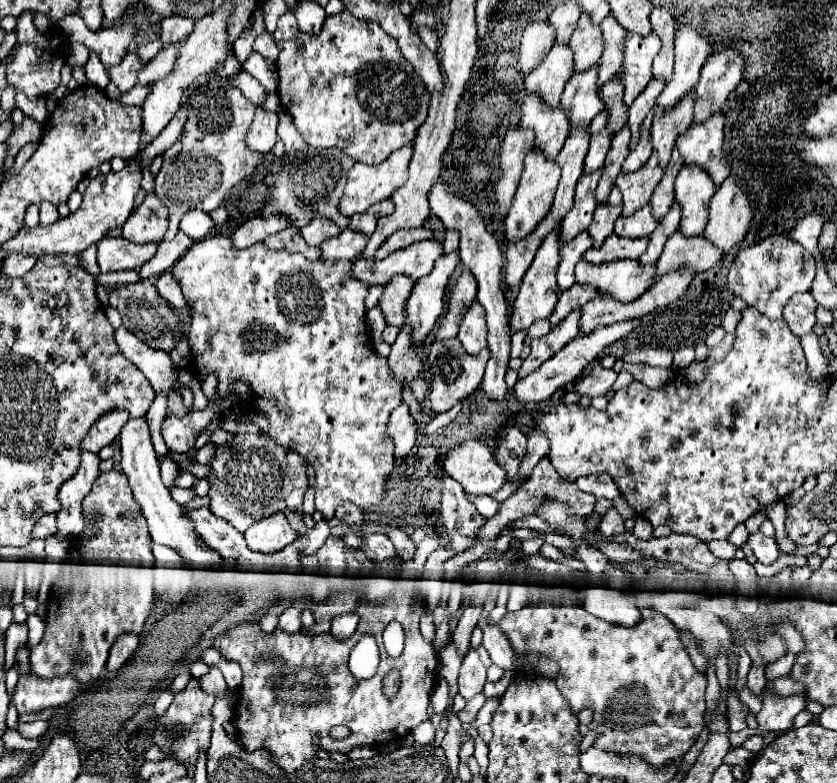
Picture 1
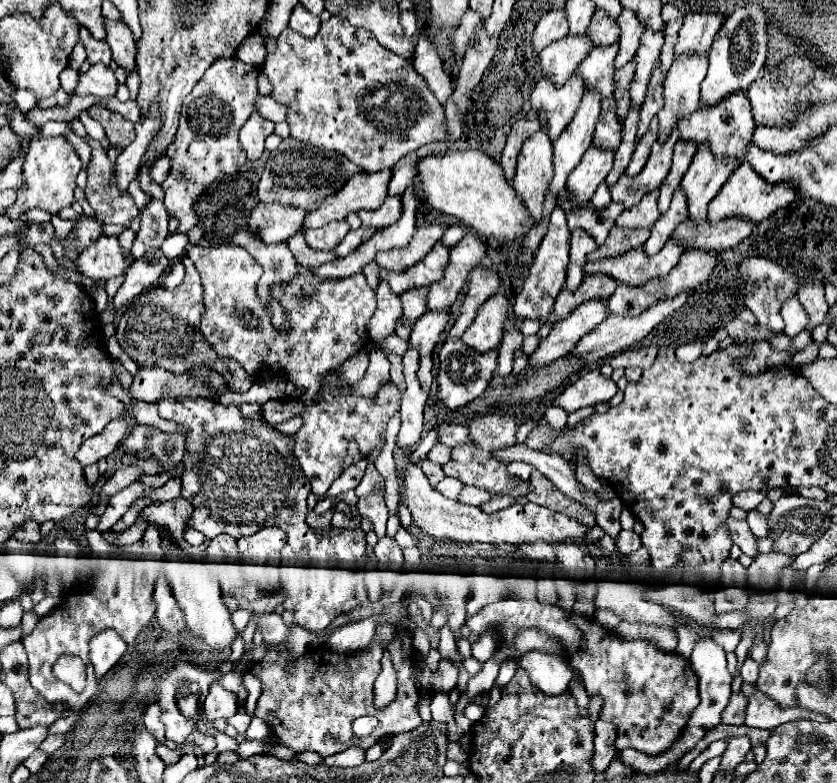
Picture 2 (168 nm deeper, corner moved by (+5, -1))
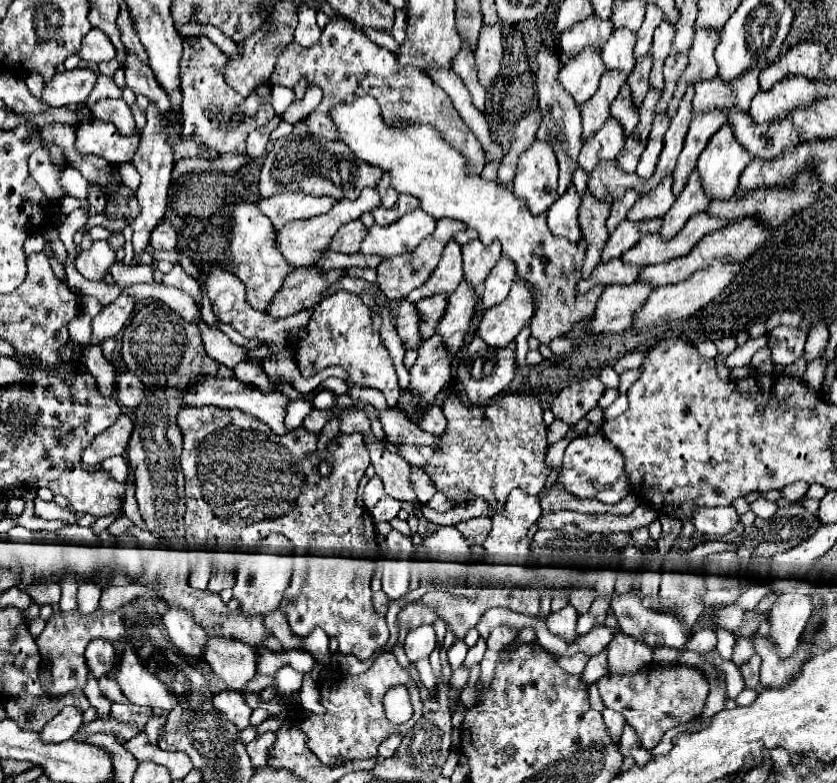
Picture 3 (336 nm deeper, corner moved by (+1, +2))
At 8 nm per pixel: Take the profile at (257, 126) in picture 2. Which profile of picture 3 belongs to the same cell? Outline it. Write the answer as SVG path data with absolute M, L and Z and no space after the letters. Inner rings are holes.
M274 117L274 119L268 121L266 125L262 125L262 127L254 129L254 131L250 131L248 137L246 137L246 155L250 155L250 157L260 157L260 155L264 153L266 143L268 143L270 131L272 131L278 123L280 123L280 119Z

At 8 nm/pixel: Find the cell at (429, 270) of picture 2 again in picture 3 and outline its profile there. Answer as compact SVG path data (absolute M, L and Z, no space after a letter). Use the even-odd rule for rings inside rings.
M450 241L442 253L442 261L438 269L432 273L430 281L422 289L414 289L408 295L410 303L420 301L422 297L430 297L436 293L454 293L460 285L464 273L462 273L462 247L456 241Z

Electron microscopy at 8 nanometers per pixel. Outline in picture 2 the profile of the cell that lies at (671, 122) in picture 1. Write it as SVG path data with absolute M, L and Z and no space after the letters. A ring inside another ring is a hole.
M686 56L686 60L676 60L668 70L662 92L664 106L658 110L660 144L668 140L678 120L698 110L700 84L706 76L706 66L708 66L706 56Z

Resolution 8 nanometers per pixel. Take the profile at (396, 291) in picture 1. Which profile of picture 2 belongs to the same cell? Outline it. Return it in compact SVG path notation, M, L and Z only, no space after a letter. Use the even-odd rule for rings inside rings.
M410 288L408 292L400 294L402 300L402 316L398 320L396 326L396 334L402 340L408 340L410 336L410 328L414 324L414 320L418 320L418 316L422 316L426 312L426 288Z

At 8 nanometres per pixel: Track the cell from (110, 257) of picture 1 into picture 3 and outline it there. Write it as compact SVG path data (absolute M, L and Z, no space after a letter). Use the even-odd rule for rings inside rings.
M94 241L88 251L80 251L76 257L76 269L86 279L104 279L108 267L116 261L116 253L108 241Z

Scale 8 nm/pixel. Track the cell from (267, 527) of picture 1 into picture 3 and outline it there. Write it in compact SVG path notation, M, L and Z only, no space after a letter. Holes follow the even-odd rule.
M270 535L264 541L260 541L256 551L262 551L262 553L250 553L250 559L242 567L238 567L236 585L232 587L232 591L240 603L240 609L246 615L264 617L278 609L284 597L284 591L290 585L290 577L292 577L292 557L290 555L270 555L270 553L288 553L290 541L286 541L286 537L282 535Z

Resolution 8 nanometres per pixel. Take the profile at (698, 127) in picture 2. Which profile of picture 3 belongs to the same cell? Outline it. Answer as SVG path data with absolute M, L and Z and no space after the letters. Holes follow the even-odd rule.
M750 69L734 81L722 81L720 77L714 77L710 81L698 81L694 95L694 111L728 111L728 107L732 105L740 105L742 111L748 111L752 97L760 89L758 73L758 69Z

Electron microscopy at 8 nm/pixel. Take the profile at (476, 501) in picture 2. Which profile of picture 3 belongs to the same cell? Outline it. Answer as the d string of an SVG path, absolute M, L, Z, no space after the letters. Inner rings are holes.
M436 493L436 495L426 503L426 507L434 509L434 511L438 511L438 513L444 513L444 511L452 509L450 501L446 501L446 497L442 497L442 493Z

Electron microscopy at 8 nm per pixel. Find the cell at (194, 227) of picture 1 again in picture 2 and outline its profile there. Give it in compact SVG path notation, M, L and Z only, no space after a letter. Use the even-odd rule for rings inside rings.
M172 234L172 236L168 236L166 240L164 240L164 244L162 244L162 252L170 258L170 260L174 260L174 258L178 258L178 256L182 256L184 254L184 250L186 250L186 246L190 244L190 240L188 240L188 234Z

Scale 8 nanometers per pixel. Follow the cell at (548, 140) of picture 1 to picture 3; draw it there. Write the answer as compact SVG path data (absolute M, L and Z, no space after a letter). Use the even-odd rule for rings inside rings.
M590 45L562 67L558 79L562 87L574 97L576 105L582 105L596 93L604 73L606 65L602 61L602 49Z

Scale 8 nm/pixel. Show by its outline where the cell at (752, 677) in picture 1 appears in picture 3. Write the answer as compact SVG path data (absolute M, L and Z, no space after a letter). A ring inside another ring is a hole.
M752 655L744 665L740 665L740 673L744 679L744 689L758 689L760 687L760 657Z

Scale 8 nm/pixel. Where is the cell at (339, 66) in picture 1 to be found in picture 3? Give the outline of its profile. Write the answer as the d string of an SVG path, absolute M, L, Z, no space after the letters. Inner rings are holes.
M338 17L326 25L318 45L302 49L296 41L292 41L278 57L272 83L294 87L304 77L308 85L318 85L324 91L322 105L318 105L318 109L306 117L308 129L316 137L338 141L334 137L334 123L330 123L330 109L338 103L350 103L362 95L372 95L378 99L382 117L386 117L386 121L394 121L394 125L428 123L436 127L440 137L462 157L466 157L468 175L480 175L484 169L484 151L474 133L460 119L450 97L420 69L402 69L402 73L396 73L396 63L398 61L394 61L392 51L378 47L352 21Z

